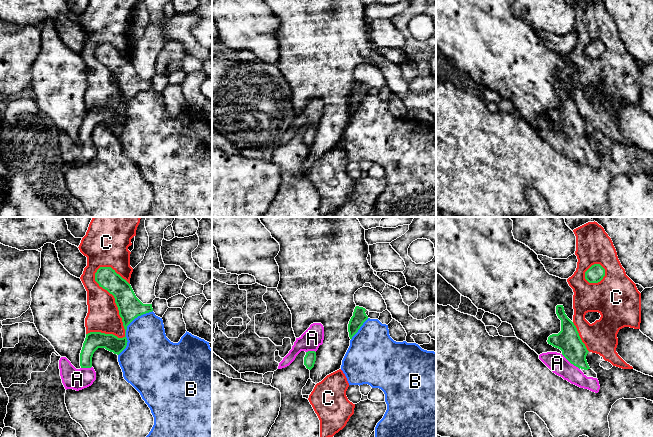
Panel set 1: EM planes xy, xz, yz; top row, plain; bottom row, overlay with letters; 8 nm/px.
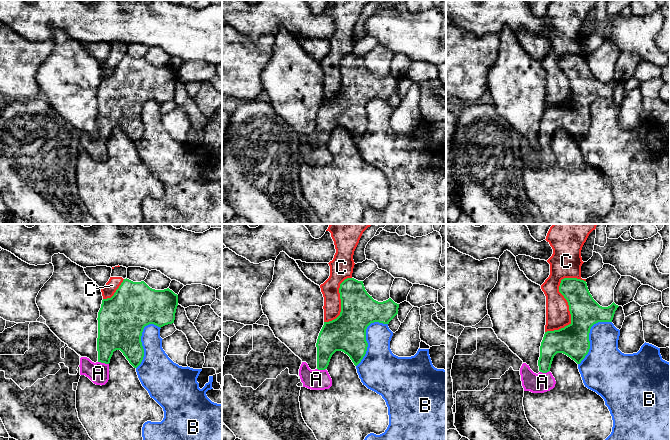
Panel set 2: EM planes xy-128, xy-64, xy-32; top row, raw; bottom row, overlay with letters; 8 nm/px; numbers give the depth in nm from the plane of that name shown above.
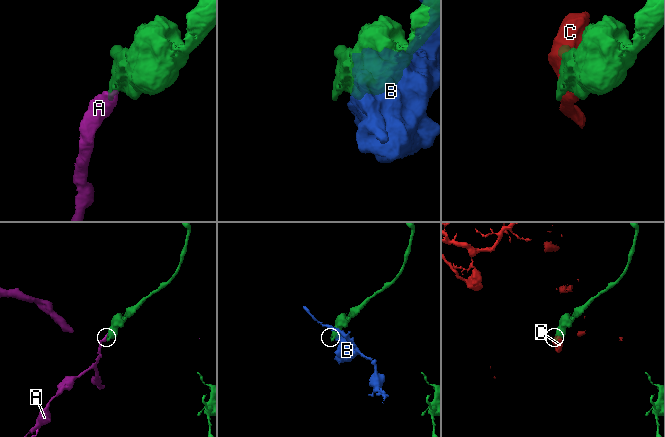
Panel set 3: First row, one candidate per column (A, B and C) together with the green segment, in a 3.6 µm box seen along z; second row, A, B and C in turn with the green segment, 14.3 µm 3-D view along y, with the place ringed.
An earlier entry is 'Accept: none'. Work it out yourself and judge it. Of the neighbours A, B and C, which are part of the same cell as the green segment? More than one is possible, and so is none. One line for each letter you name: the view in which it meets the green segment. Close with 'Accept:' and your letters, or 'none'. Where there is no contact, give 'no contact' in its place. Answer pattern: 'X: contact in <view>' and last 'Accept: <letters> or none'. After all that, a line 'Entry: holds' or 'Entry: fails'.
A: contact in yz
Accept: A
Entry: fails

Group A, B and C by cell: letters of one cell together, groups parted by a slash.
A / B / C

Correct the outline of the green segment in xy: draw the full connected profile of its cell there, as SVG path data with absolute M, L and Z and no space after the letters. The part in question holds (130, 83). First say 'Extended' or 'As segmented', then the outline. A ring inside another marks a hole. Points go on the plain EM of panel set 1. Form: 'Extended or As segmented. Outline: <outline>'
Extended. Outline: M100 43L95 49L95 57L115 74L125 105L125 112L118 114L113 110L90 108L86 110L80 129L80 145L76 145L66 133L59 136L59 145L65 165L76 167L87 164L96 156L92 143L92 133L98 124L119 131L127 122L127 102L138 92L153 87L152 80L143 80L135 71L131 61L111 43Z

